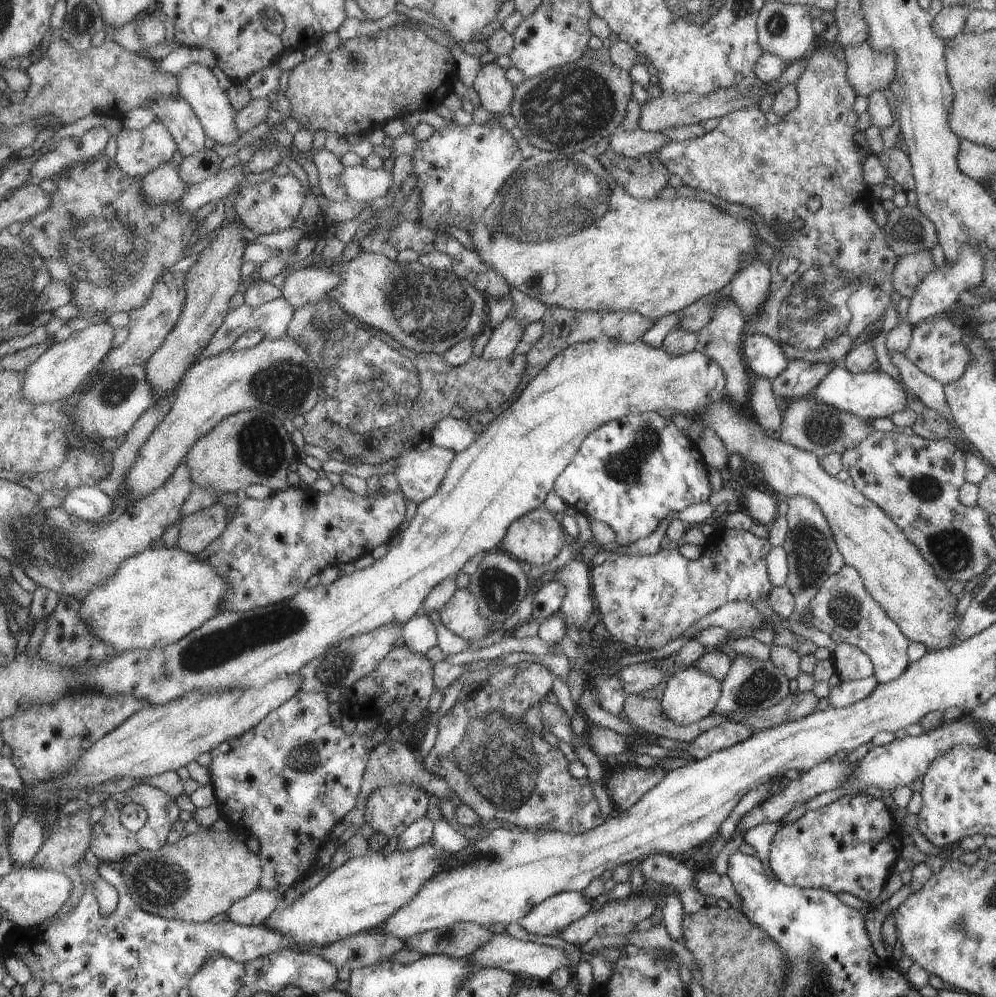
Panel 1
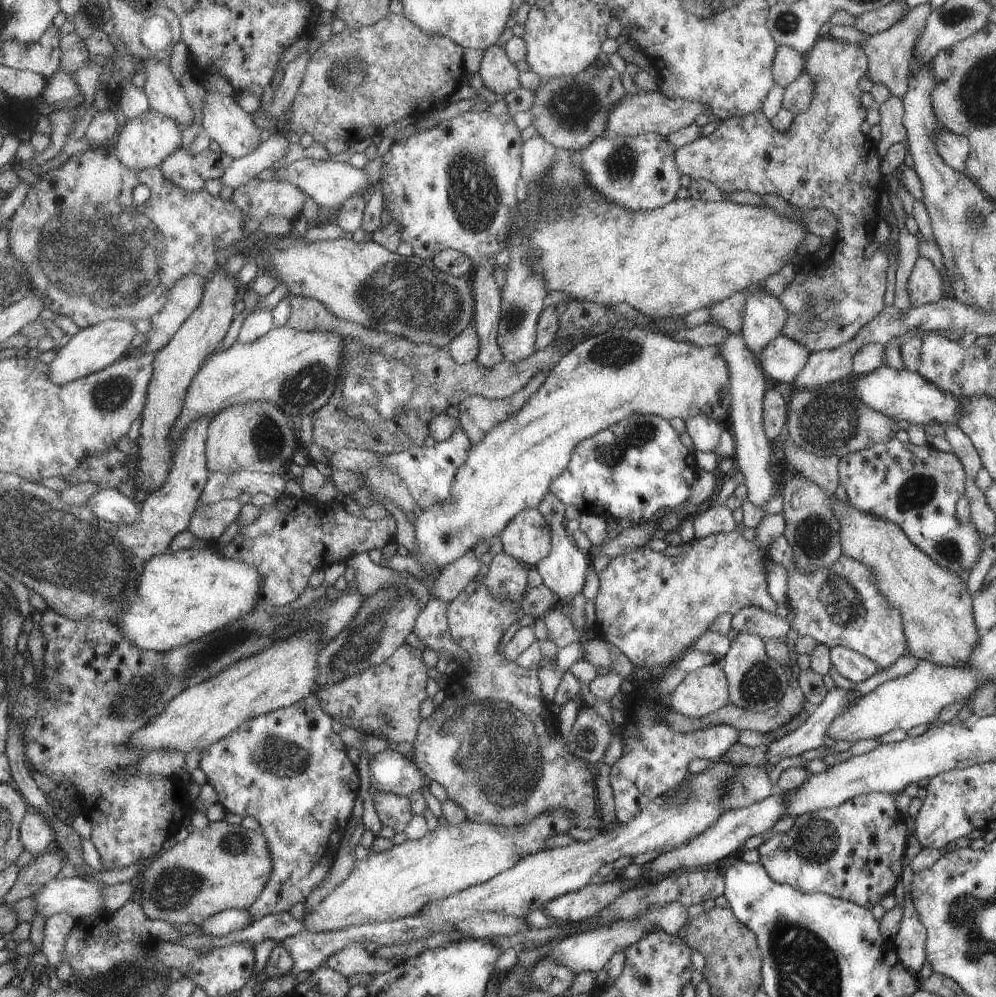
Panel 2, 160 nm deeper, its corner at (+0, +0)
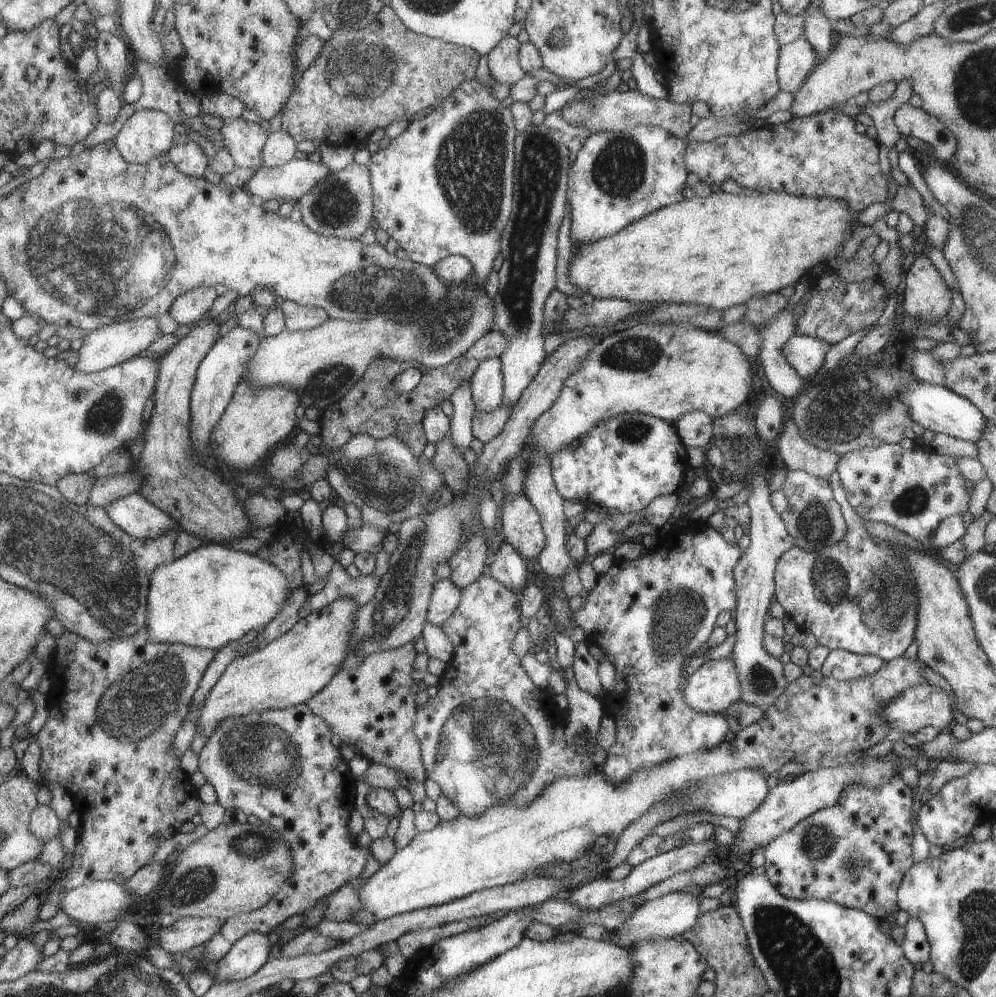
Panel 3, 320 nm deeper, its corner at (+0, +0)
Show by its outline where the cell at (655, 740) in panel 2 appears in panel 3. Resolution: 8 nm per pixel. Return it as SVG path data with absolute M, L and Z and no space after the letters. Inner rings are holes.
M688 521L683 524L667 526L665 530L662 530L657 536L656 543L646 549L645 555L634 558L633 560L618 560L613 561L609 568L598 574L595 586L588 591L586 599L582 601L582 604L577 606L575 610L572 610L570 616L575 621L576 626L579 626L585 636L587 644L593 644L598 646L606 660L608 660L615 672L614 679L616 684L612 690L605 694L605 697L601 700L603 704L604 716L610 717L614 722L615 742L613 745L606 748L606 755L604 763L598 769L614 783L619 781L627 781L633 773L636 773L639 769L651 769L653 765L664 764L665 761L672 760L672 758L680 757L684 754L700 752L700 750L709 750L716 748L720 744L721 740L725 738L725 732L727 732L727 722L725 718L721 716L721 713L702 713L693 710L692 707L684 701L684 698L671 698L671 692L675 690L675 678L679 678L679 668L683 664L683 660L689 661L687 656L693 657L693 652L703 644L707 642L711 632L715 626L715 618L721 610L731 610L736 606L736 581L733 578L732 570L736 566L737 558L742 556L744 548L739 550L739 544L727 544L723 535L714 528L709 527L705 523Z

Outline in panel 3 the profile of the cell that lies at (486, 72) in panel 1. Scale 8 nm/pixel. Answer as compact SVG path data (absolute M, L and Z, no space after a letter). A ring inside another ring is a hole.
M505 35L487 53L488 70L495 82L513 85L523 76L523 69L519 68L517 46L519 42L514 36Z

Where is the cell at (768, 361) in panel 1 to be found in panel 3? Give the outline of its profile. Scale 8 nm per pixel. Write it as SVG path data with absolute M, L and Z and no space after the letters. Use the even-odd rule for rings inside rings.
M791 335L782 346L782 353L789 366L803 380L813 377L824 362L831 345L815 337Z

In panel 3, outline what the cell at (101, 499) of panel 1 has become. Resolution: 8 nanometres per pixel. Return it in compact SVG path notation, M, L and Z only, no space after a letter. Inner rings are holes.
M139 492L121 497L105 508L117 526L139 540L160 537L176 526L168 512L156 507Z

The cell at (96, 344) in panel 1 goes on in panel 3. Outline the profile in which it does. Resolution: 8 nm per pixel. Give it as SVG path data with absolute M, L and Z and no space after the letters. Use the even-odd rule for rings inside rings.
M157 317L119 321L105 325L96 331L90 331L83 340L83 346L77 352L79 360L75 368L84 373L94 373L120 365L133 357L148 353L147 348L155 340L159 340L161 335Z

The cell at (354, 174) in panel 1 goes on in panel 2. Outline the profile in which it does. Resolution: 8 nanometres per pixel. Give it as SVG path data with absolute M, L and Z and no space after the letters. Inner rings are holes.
M310 158L294 160L289 164L275 168L272 179L288 182L302 190L305 196L312 198L321 208L321 215L326 216L327 224L329 224L329 220L335 218L336 207L339 207L347 198L355 194L363 194L365 190L369 190L373 186L367 172L356 169L347 163L333 162L330 159L326 161Z

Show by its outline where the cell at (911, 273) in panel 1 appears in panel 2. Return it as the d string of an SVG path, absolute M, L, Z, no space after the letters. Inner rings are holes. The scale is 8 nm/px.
M917 257L906 282L911 307L939 301L943 288L937 271L928 258Z

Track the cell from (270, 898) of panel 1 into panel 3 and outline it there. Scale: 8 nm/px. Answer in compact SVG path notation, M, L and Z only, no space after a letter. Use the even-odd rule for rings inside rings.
M187 917L184 919L175 920L175 922L167 927L160 928L158 932L158 945L165 951L175 954L175 952L186 953L187 950L199 946L199 944L206 944L211 940L217 932L222 930L225 924L224 920L215 917Z

